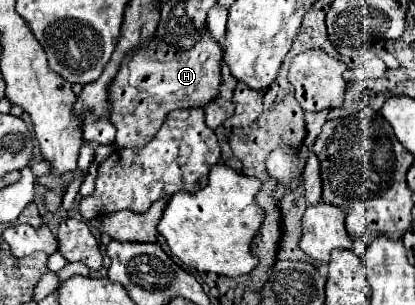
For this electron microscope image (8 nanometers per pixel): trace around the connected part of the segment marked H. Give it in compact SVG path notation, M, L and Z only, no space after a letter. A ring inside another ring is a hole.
M206 31L202 39L188 51L176 51L174 47L156 41L156 37L140 47L136 53L122 61L120 73L110 83L110 123L116 127L116 147L142 147L146 145L166 115L174 109L204 107L218 95L220 87L220 61L222 47ZM136 55L136 65L134 65Z

